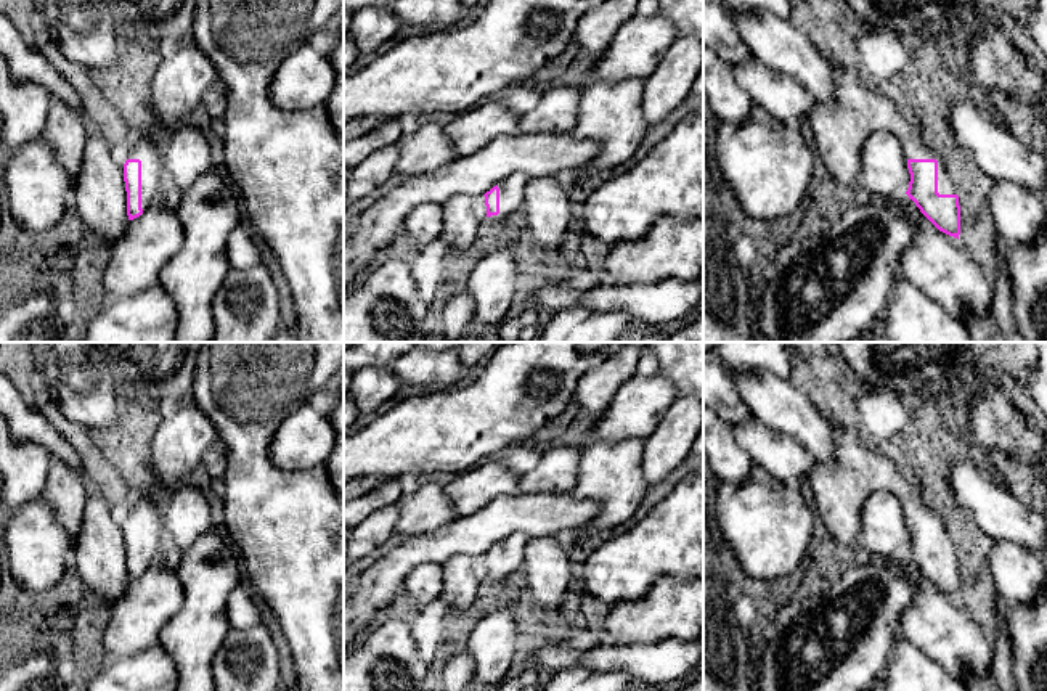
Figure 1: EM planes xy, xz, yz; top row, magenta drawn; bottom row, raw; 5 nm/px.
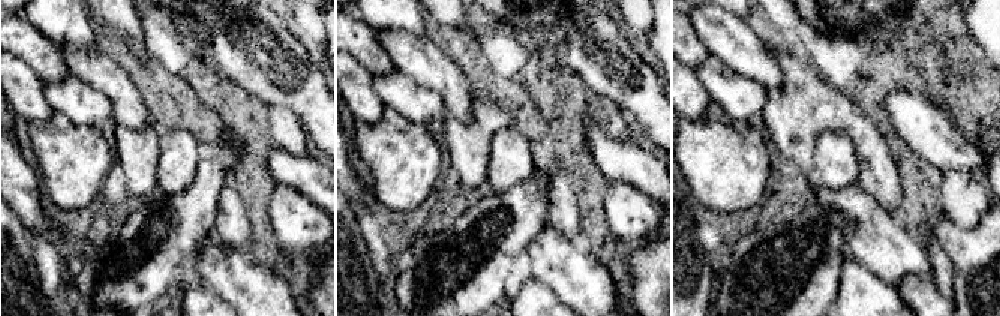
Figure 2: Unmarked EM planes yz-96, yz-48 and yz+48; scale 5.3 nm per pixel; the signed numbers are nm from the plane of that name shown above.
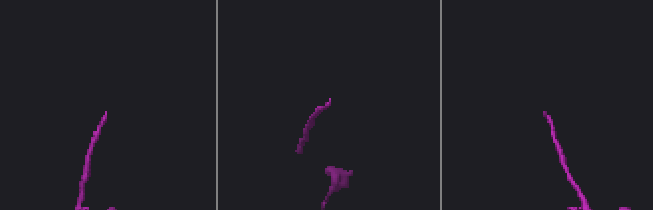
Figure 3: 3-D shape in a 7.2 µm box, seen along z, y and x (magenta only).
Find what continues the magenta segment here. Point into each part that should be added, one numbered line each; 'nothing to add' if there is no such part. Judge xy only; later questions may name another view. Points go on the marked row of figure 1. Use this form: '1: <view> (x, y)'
1: xy (146, 150)

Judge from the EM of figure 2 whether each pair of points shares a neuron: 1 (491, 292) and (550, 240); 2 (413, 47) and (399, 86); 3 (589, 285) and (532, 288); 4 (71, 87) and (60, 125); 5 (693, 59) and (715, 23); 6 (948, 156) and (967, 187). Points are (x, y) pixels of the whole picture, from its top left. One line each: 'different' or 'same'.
1: different
2: different
3: different
4: different
5: different
6: different

